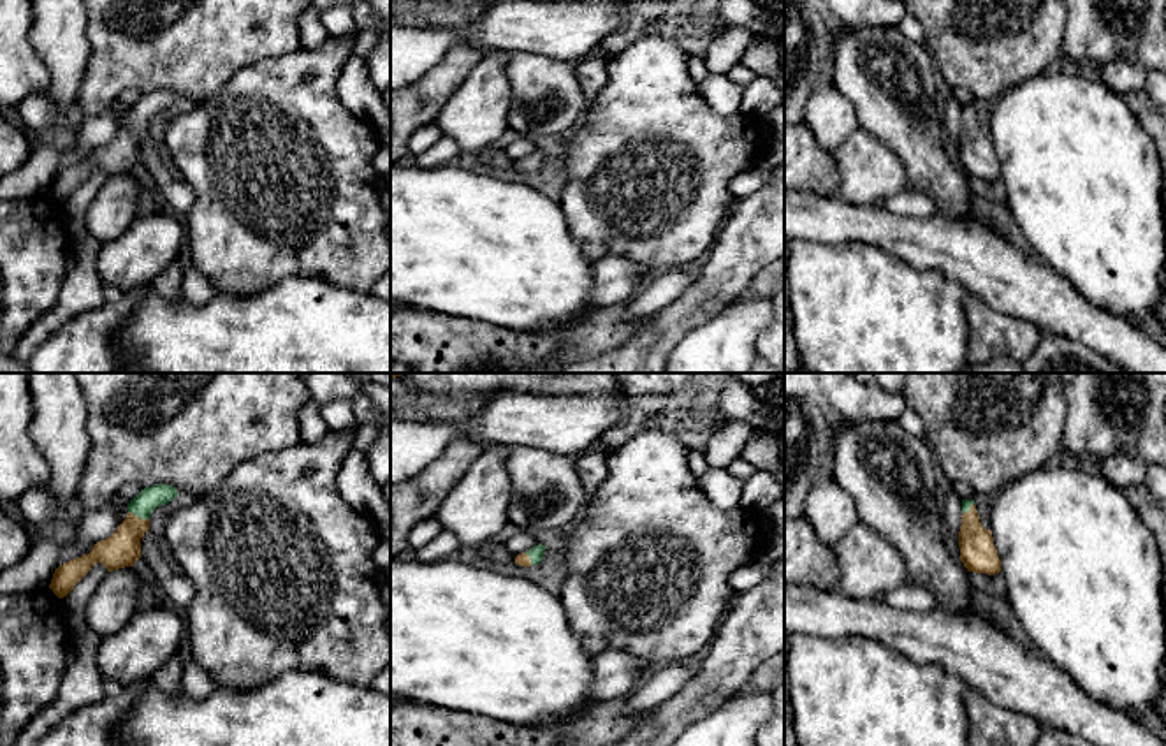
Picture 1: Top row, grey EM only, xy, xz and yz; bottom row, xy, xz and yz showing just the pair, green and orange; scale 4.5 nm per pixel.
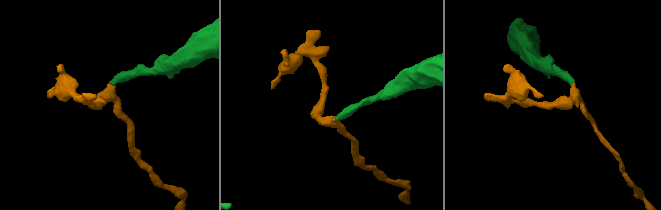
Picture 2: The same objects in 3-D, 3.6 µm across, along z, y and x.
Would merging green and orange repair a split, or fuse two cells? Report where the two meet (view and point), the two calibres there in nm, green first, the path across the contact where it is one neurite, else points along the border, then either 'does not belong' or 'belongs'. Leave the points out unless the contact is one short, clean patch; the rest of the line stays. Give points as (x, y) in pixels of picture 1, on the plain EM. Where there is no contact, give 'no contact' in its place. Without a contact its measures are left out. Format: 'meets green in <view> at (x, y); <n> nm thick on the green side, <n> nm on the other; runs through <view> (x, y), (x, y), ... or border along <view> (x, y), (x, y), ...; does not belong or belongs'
meets green in xy at (139, 124); 100 nm thick on the green side, 160 nm on the other; runs through xy (148, 104), (139, 115), (139, 124), (122, 155); belongs

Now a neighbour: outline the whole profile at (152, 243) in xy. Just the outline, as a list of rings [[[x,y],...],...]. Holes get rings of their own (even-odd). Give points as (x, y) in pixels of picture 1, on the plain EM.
[[[165,209],[135,216],[123,234],[102,245],[98,276],[128,294],[165,271],[179,257],[185,239],[183,227]]]

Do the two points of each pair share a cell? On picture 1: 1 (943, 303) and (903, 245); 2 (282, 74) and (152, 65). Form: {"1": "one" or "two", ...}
{"1": "two", "2": "two"}

